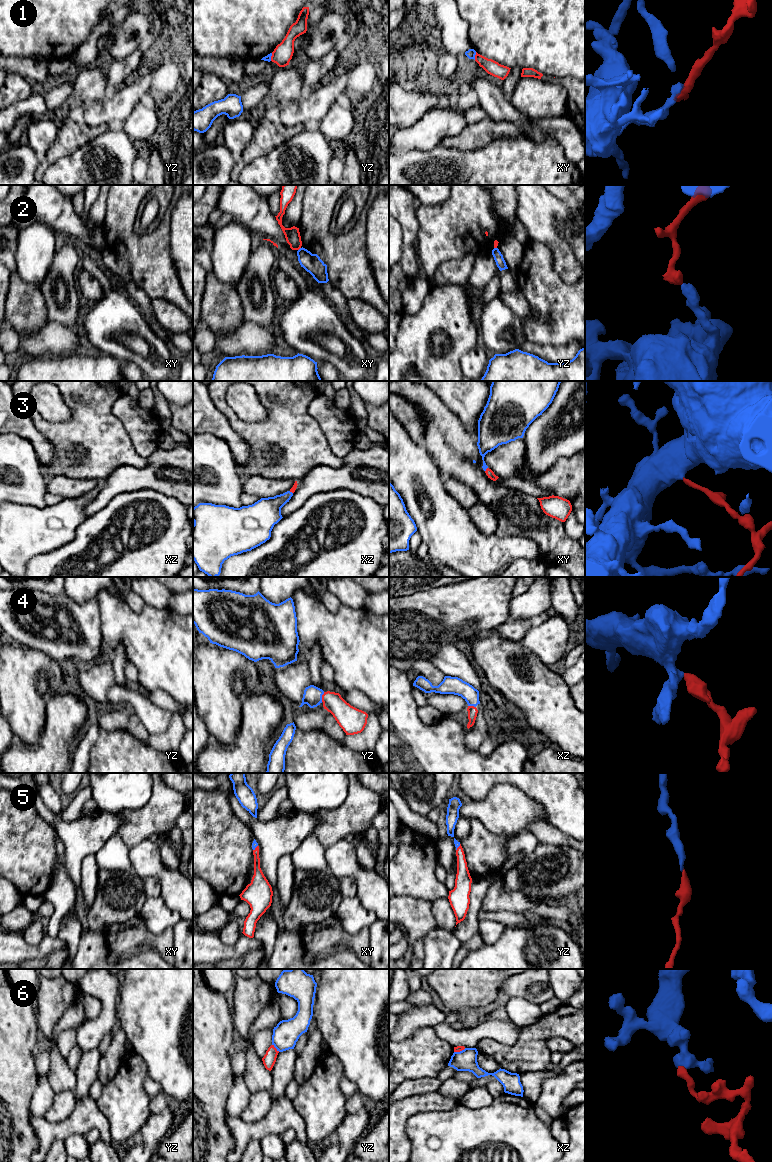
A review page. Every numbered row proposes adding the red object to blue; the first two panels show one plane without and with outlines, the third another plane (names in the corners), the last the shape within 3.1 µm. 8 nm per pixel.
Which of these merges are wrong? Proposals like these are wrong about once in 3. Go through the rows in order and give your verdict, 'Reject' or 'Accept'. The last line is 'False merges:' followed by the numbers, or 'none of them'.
1: Reject
2: Reject
3: Accept
4: Accept
5: Accept
6: Reject
False merges: 1, 2, 6

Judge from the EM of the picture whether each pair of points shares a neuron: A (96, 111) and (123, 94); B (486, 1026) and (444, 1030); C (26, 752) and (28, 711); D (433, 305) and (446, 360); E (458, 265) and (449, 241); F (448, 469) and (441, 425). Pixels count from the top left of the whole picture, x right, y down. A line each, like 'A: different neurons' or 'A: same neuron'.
A: same neuron
B: same neuron
C: different neurons
D: same neuron
E: different neurons
F: same neuron

